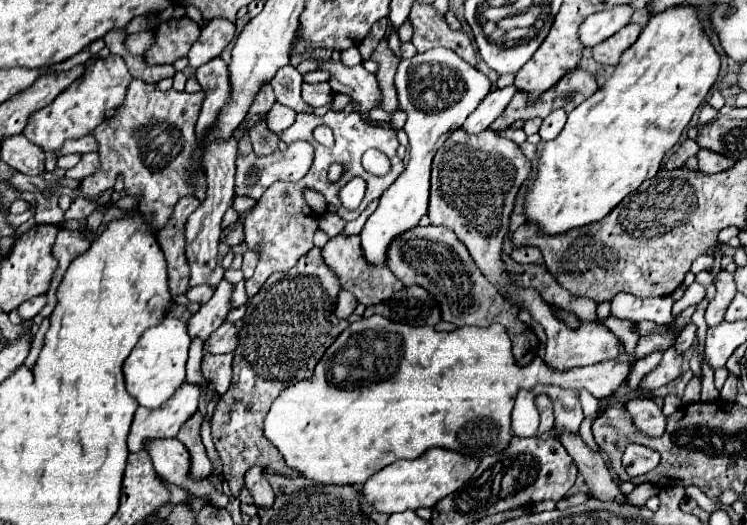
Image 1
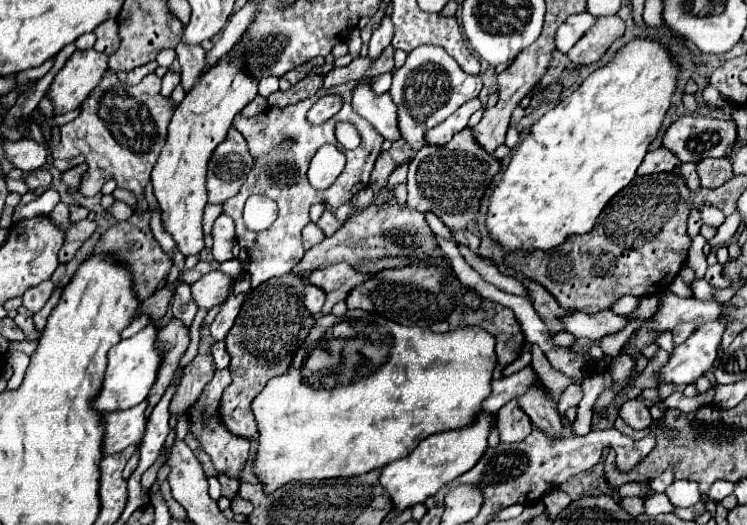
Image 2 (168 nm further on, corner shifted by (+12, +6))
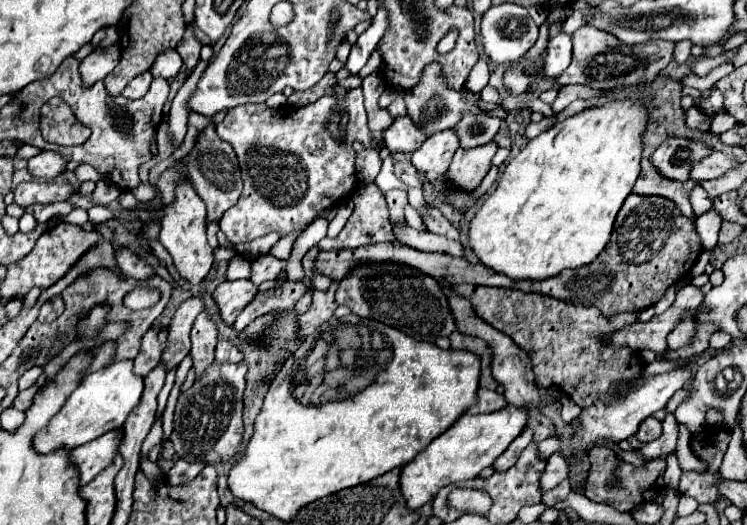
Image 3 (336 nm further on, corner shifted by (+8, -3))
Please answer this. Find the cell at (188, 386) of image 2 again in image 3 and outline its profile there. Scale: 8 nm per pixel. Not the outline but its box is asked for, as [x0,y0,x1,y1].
[192,312,216,378]

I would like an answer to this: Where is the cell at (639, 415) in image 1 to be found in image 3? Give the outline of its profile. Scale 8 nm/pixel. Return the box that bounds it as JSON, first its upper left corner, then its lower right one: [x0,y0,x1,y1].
[636,418,662,442]

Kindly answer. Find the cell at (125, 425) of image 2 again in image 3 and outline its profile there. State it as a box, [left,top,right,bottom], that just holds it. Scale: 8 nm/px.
[70,430,124,484]

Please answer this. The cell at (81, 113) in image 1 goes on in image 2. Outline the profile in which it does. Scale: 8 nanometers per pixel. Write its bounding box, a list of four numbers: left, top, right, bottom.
[48,49,108,115]

